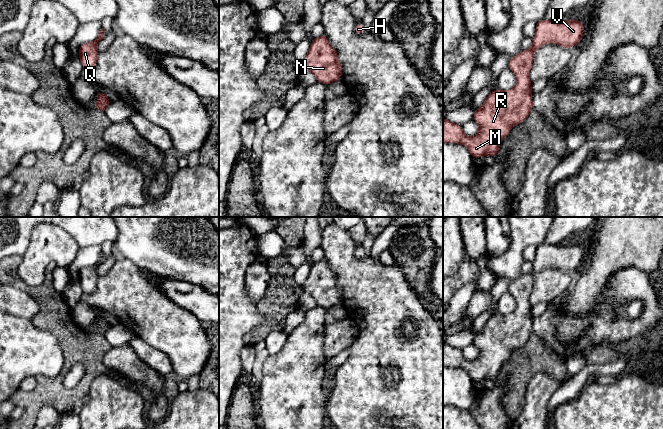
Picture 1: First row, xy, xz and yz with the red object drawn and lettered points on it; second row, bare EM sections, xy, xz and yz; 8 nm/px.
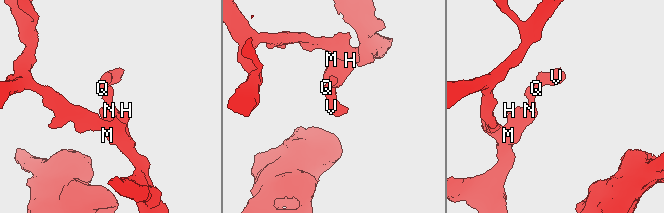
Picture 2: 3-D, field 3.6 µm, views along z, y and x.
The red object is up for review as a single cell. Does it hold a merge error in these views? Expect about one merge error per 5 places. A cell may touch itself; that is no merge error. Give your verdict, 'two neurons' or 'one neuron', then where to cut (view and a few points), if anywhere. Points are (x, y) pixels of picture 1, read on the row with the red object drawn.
one neuron | no cut

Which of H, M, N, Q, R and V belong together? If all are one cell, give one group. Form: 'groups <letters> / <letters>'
groups H M N Q R V

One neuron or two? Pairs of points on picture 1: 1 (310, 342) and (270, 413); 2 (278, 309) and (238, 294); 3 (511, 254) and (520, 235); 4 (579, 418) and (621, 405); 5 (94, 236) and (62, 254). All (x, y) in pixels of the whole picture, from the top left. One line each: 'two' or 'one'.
1: one
2: two
3: one
4: one
5: two

